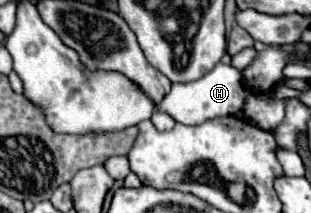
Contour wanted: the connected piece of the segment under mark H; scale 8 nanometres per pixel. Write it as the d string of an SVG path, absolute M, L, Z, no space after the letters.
M219 63L219 65L215 65L215 69L211 73L207 73L199 81L173 83L171 91L165 95L165 99L161 99L161 103L157 103L157 111L167 113L169 117L173 117L177 123L183 123L183 125L201 125L209 119L235 115L243 107L247 95L251 95L251 91L243 85L241 71L237 71L231 65Z

